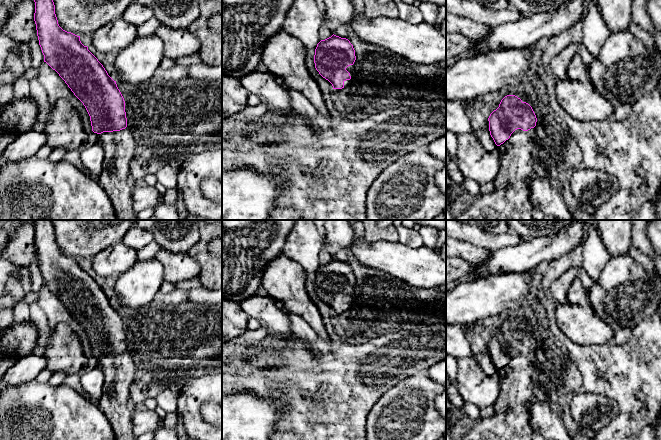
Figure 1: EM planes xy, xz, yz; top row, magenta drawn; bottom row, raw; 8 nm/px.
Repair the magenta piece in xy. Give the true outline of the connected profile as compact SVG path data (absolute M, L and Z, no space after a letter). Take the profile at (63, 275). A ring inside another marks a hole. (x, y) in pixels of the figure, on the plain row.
M34 220L34 226L34 245L44 286L59 298L83 327L90 340L92 355L99 359L105 381L97 406L109 421L116 440L137 440L131 422L134 408L129 399L129 390L135 378L135 362L127 351L125 325L116 305L108 299L88 271L81 267L80 260L59 250L51 220Z

